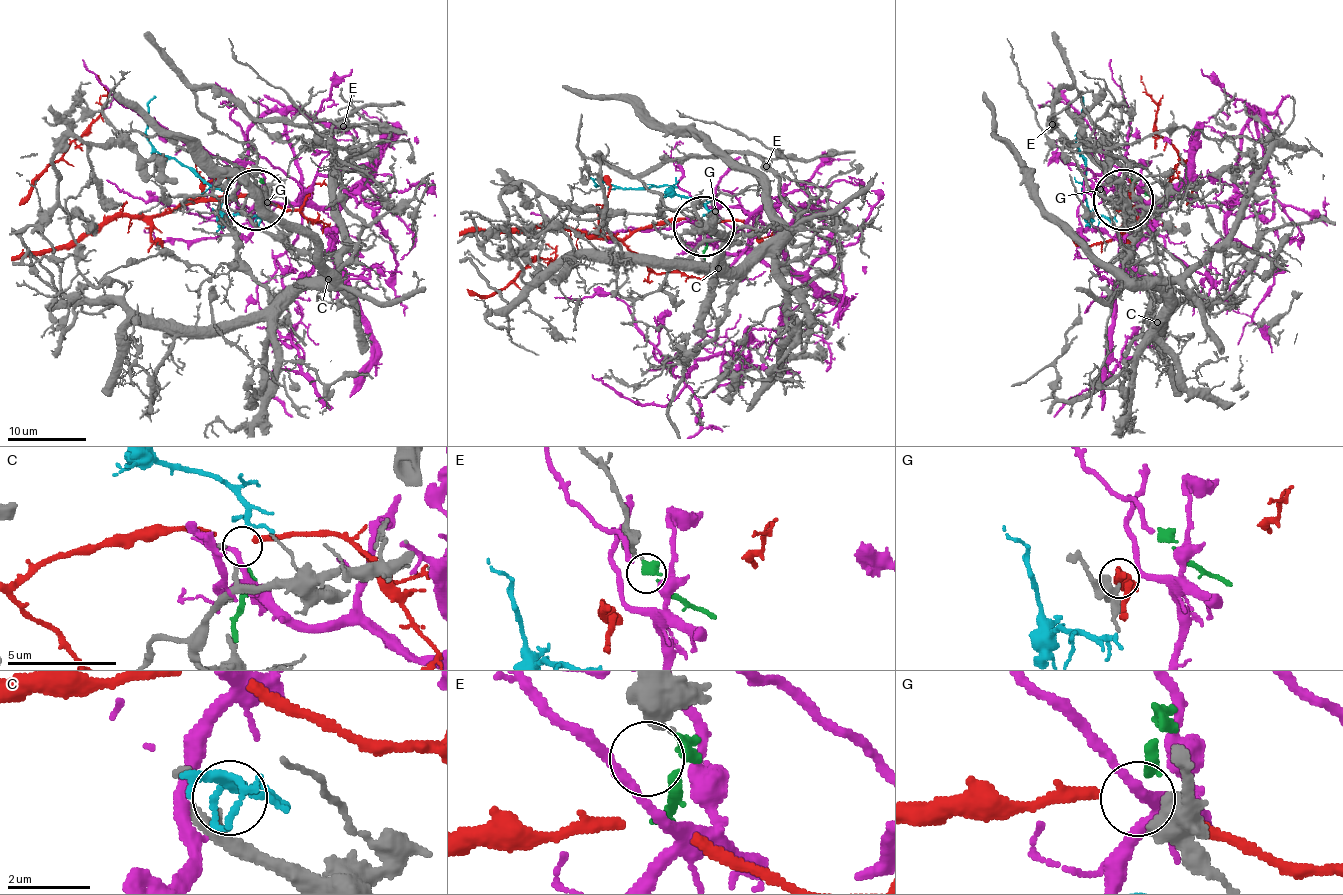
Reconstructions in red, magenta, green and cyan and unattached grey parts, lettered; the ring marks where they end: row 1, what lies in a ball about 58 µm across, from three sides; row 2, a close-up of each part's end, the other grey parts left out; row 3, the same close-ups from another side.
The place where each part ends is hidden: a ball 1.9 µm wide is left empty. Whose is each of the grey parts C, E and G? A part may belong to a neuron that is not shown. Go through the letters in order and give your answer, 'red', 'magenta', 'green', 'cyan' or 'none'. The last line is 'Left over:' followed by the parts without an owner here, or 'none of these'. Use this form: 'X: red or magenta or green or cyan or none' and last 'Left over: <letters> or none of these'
C: cyan
E: green
G: magenta
Left over: none of these

